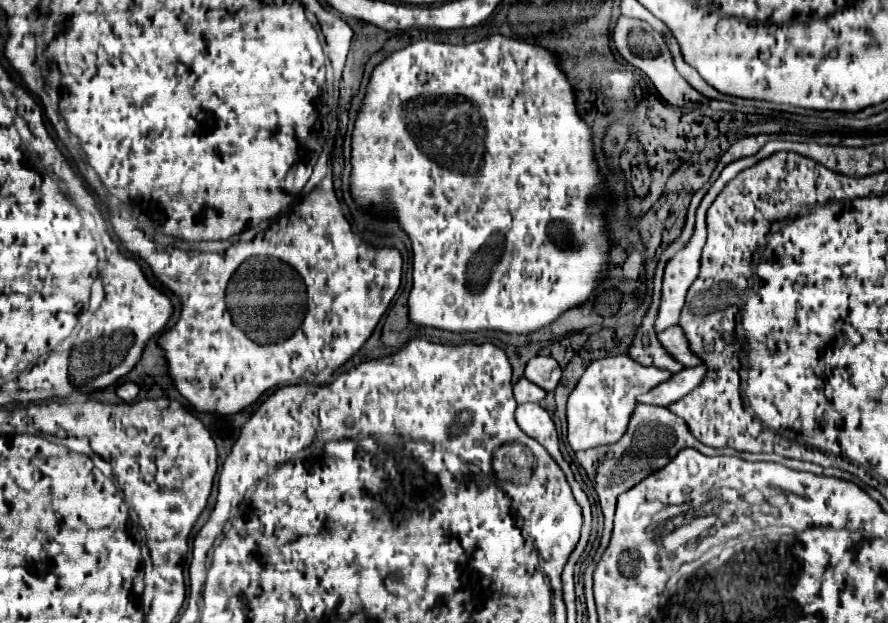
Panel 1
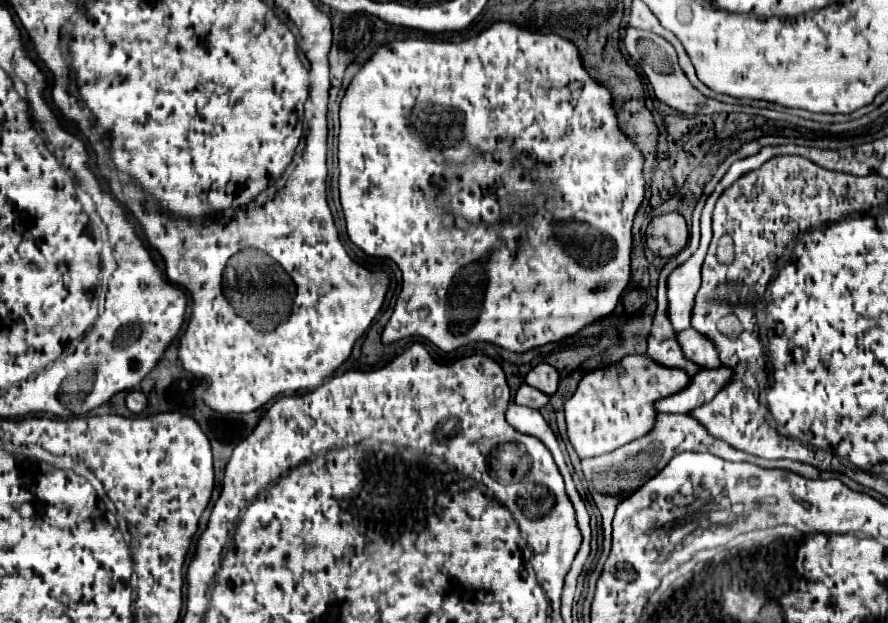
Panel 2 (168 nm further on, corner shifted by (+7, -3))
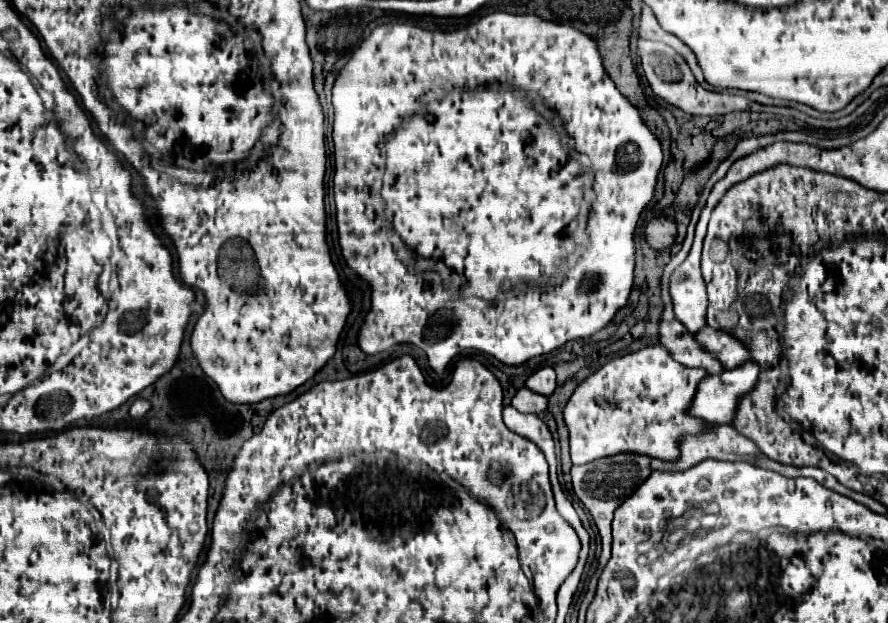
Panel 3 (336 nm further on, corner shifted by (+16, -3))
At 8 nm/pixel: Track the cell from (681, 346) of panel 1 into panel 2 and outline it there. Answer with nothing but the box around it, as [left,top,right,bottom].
[677,328,721,368]

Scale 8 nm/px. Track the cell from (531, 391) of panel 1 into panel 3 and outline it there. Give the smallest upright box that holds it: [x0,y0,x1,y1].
[512,388,548,414]

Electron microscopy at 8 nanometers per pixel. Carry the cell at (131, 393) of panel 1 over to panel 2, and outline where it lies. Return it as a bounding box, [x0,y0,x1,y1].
[127,392,147,414]

